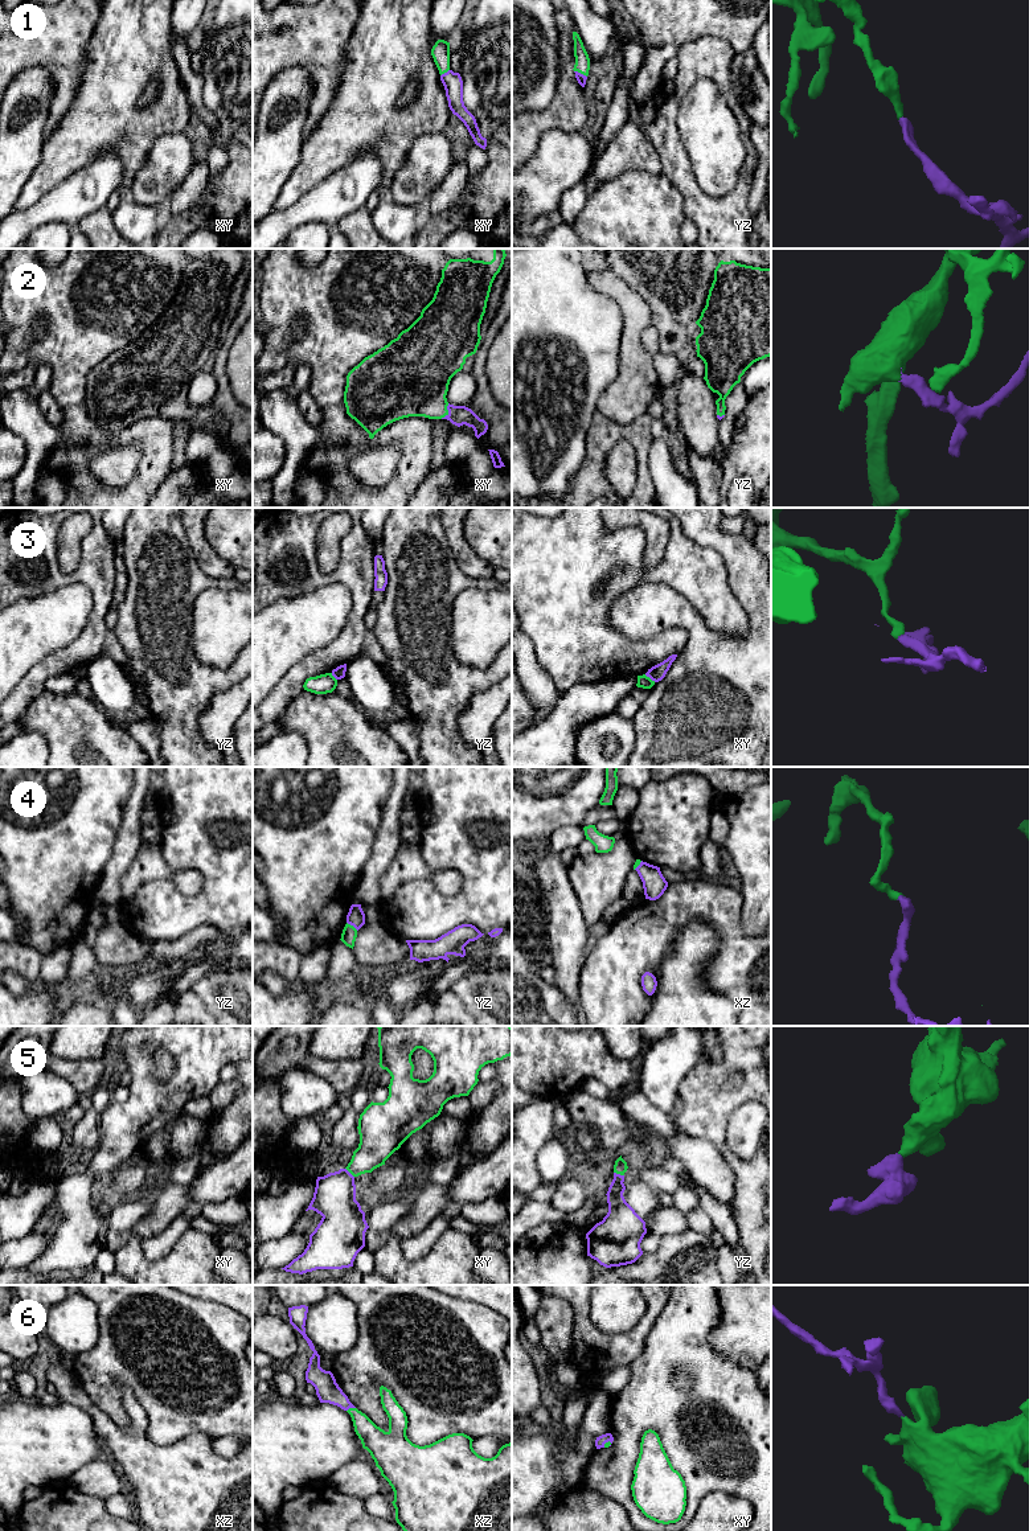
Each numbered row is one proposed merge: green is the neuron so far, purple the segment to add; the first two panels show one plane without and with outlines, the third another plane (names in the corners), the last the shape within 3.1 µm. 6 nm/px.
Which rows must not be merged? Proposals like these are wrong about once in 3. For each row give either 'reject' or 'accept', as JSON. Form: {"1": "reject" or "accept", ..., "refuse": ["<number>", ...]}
{"1": "accept", "2": "accept", "3": "reject", "4": "reject", "5": "accept", "6": "accept", "refuse": ["3", "4"]}

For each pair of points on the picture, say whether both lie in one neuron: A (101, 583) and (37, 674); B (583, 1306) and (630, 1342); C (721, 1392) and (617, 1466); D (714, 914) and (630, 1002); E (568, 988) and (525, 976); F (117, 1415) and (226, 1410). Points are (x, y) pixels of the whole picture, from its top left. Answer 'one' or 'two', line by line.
A: one
B: one
C: one
D: one
E: two
F: one

